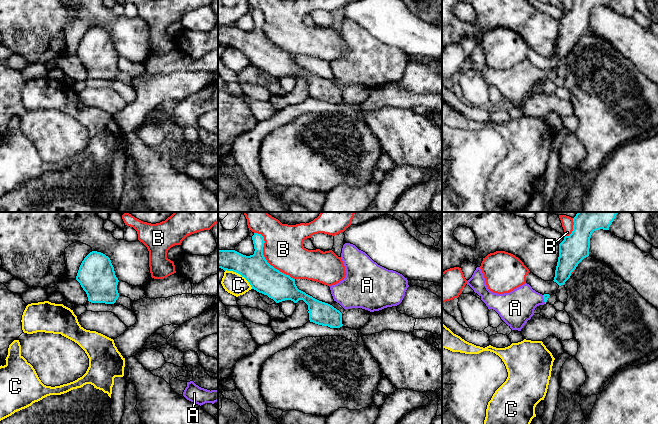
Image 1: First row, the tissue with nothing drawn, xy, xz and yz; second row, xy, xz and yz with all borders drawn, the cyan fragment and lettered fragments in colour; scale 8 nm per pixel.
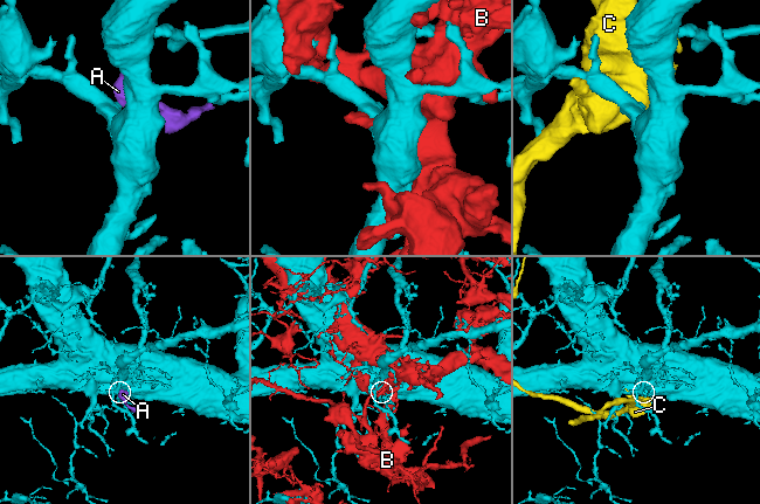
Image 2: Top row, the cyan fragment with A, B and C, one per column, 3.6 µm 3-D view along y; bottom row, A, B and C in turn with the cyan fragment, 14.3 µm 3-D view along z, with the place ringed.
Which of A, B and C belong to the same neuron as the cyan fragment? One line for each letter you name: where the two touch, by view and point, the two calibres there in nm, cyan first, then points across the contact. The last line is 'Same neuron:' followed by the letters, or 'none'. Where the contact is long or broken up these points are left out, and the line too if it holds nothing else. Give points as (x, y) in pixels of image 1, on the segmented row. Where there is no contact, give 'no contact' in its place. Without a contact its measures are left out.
A: yz (544, 299) | 50/280 nm | across yz (545, 296), (544, 299), (524, 299), (515, 308)
Same neuron: A

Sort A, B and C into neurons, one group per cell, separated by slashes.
A / B / C

